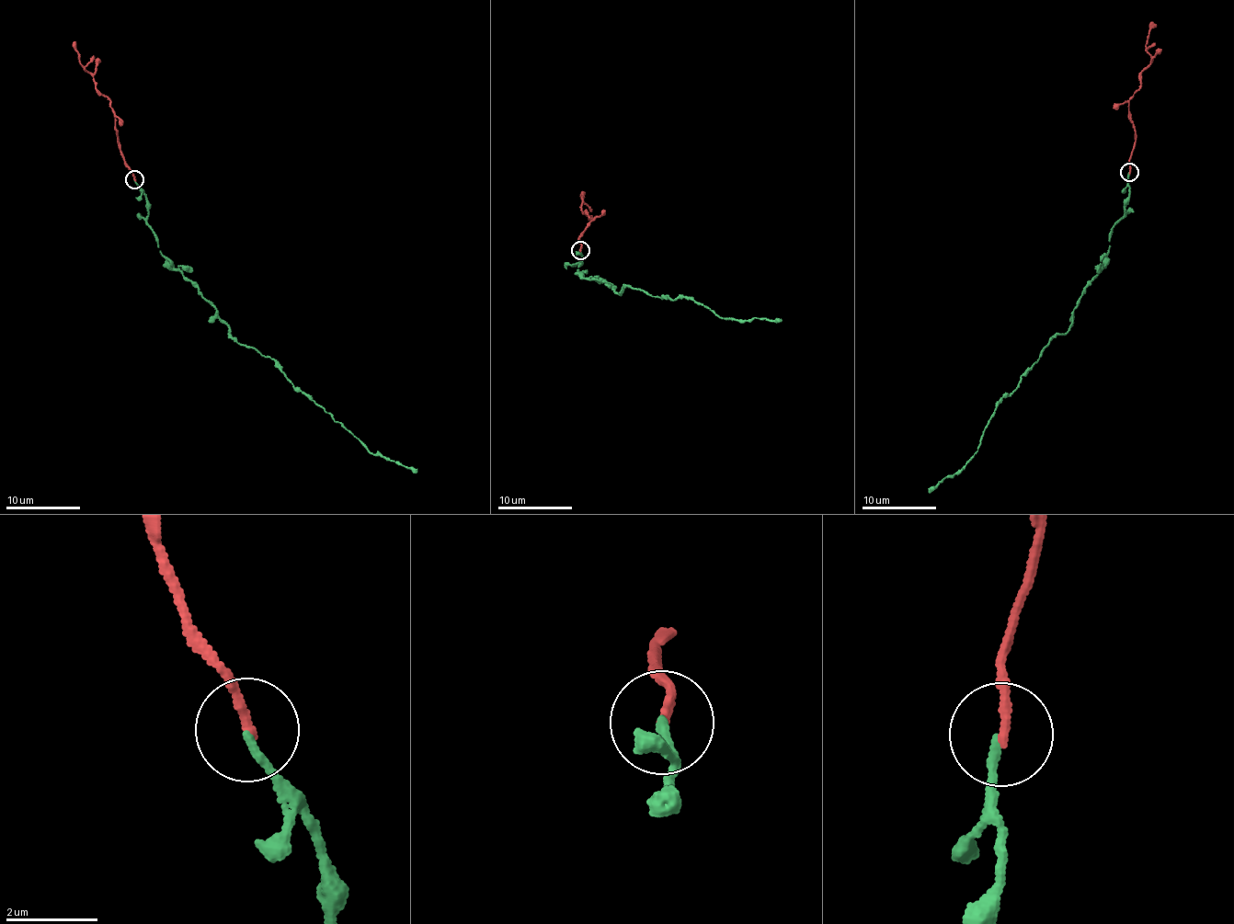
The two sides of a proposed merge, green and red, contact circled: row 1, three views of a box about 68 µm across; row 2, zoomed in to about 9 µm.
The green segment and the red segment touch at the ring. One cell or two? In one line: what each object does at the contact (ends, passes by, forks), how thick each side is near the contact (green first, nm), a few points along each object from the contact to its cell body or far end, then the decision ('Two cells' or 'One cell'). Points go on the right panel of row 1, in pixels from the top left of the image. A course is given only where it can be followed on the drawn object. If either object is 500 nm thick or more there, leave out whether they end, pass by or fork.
At the ring green ends. At the ring red ends. Thickness 170 nm (green) against 190 nm. Course of green: (1130, 173), (1125, 215), (1069, 329), (998, 402), (960, 471), (930, 489). Course of red: (1130, 173), (1129, 161), (1135, 140), (1129, 99), (1138, 89), (1140, 71), (1150, 62), (1146, 45), (1152, 21). One cell

